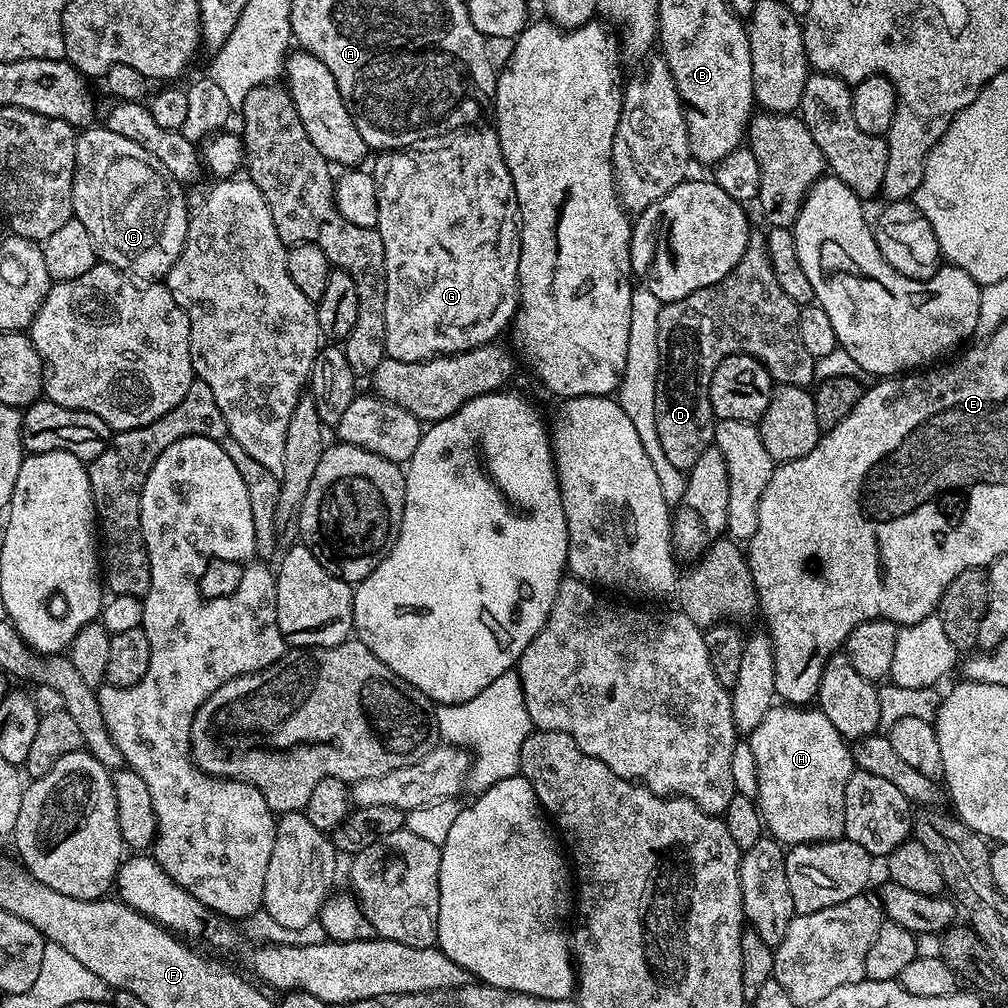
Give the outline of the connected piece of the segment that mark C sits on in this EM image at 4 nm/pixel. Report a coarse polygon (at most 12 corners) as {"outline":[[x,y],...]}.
{"outline":[[76,138],[72,211],[97,257],[160,282],[190,204],[148,150]]}

